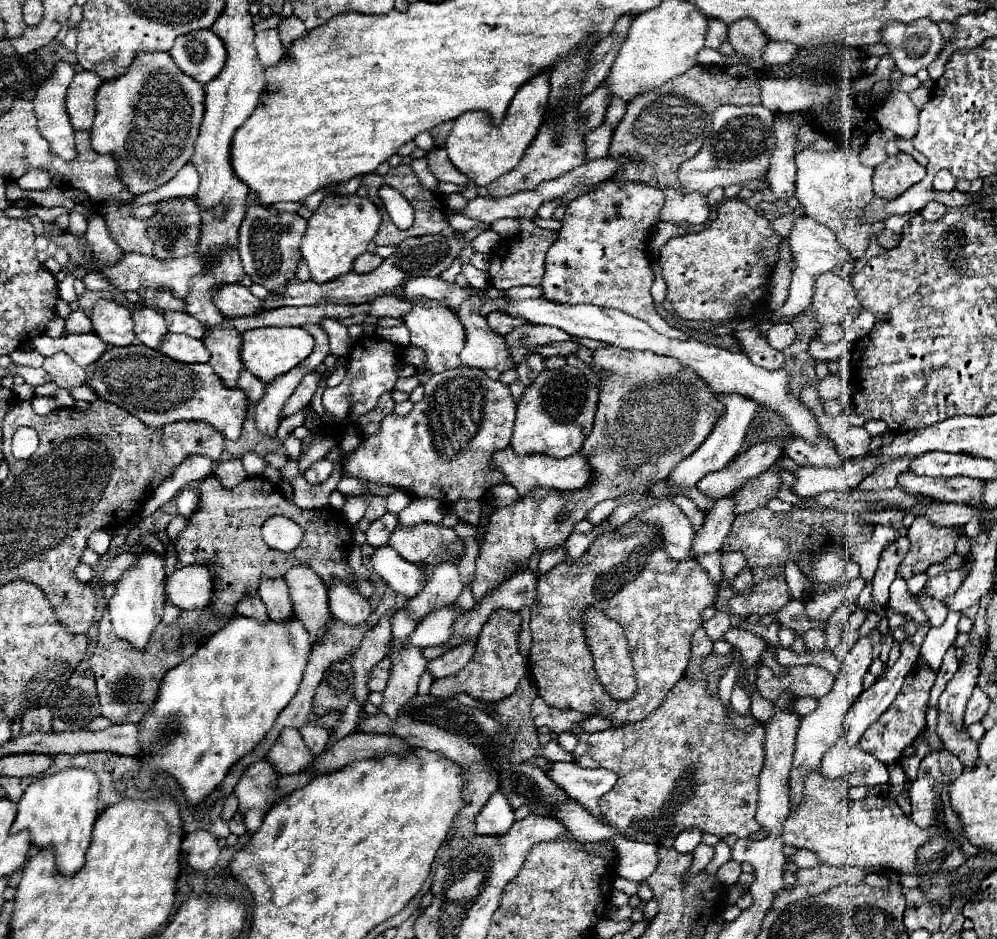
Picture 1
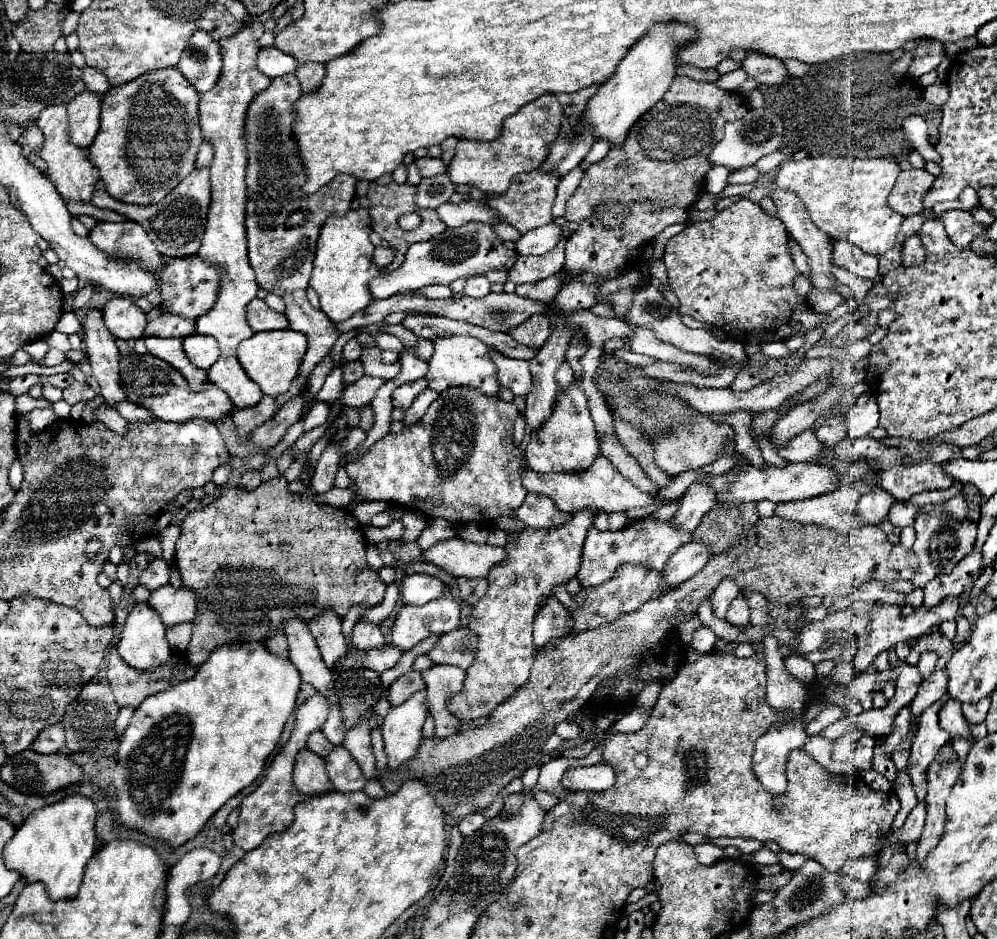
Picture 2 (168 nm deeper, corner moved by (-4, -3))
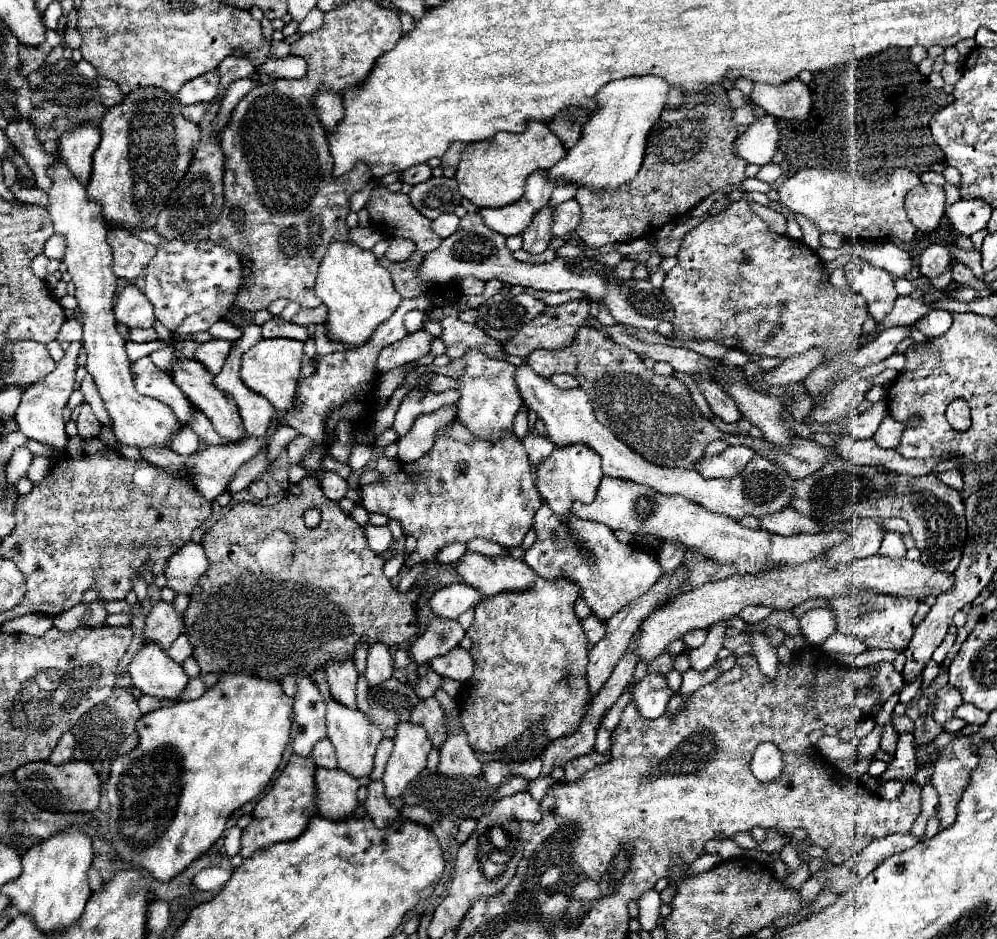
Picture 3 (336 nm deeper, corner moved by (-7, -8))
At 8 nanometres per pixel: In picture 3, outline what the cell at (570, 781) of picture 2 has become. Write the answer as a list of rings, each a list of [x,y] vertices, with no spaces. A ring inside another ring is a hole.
[[[592,752],[592,754],[586,754],[586,756],[580,756],[580,758],[574,758],[570,760],[566,766],[564,766],[564,772],[566,772],[566,782],[576,782],[580,776],[584,776],[588,770],[596,768],[600,762],[608,762],[610,760],[610,754],[598,754],[598,752]]]

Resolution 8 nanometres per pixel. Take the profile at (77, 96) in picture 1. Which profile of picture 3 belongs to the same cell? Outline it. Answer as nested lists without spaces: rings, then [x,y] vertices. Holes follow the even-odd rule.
[[[80,124],[80,128],[70,128],[68,132],[64,132],[64,136],[60,136],[58,144],[60,144],[62,160],[74,172],[74,176],[86,184],[90,178],[90,172],[92,172],[92,154],[100,144],[100,128],[96,128],[96,124]]]

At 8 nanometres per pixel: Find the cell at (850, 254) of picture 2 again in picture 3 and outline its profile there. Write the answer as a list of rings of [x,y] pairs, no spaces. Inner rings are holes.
[[[856,256],[844,266],[844,270],[852,288],[866,298],[868,312],[876,322],[880,322],[892,310],[894,300],[898,298],[896,290],[892,288],[892,276],[888,276],[888,272],[882,268],[872,268],[872,264]]]

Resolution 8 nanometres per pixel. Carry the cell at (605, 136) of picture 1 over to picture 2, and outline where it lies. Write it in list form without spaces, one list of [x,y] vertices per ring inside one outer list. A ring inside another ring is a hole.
[[[575,167],[569,175],[565,175],[559,181],[559,185],[557,185],[557,197],[555,197],[555,205],[553,205],[553,217],[563,217],[565,215],[565,203],[573,195],[573,191],[579,185],[583,173],[585,171],[581,167]]]

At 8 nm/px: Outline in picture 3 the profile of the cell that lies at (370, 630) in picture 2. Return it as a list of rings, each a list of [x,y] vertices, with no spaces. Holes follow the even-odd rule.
[[[376,642],[368,646],[368,662],[364,676],[370,686],[378,686],[382,680],[392,676],[392,652],[386,644]]]

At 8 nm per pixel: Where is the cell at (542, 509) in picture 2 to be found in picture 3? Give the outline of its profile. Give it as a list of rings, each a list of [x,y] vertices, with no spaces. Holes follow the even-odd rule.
[[[542,504],[536,510],[532,528],[536,532],[536,542],[526,550],[524,562],[538,576],[562,576],[578,582],[586,604],[600,620],[608,620],[630,600],[648,592],[648,588],[662,576],[662,566],[654,550],[644,548],[638,542],[620,542],[610,528],[604,528],[604,524],[580,520],[576,516],[564,524],[564,520],[560,520],[560,516],[556,516],[548,504]]]

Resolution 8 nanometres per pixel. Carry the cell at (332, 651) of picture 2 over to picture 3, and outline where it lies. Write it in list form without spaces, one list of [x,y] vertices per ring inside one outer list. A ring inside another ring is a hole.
[[[332,660],[332,664],[326,668],[326,676],[334,700],[348,708],[356,708],[358,672],[354,668],[354,660]]]

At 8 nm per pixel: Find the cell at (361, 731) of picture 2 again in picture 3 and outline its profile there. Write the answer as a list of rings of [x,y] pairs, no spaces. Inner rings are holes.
[[[370,780],[368,784],[368,798],[366,798],[366,812],[374,820],[378,828],[384,828],[398,820],[398,810],[388,804],[384,796],[382,780]]]

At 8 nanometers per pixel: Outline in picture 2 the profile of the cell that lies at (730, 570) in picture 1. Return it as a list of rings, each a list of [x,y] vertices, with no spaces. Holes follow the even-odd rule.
[[[723,579],[721,585],[715,589],[713,597],[711,597],[711,607],[713,607],[713,615],[717,619],[725,619],[727,615],[727,609],[731,605],[731,601],[739,595],[737,591],[737,585],[731,581],[731,579]]]

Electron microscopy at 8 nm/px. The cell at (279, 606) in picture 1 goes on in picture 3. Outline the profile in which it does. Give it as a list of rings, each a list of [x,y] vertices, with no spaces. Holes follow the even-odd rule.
[[[316,672],[312,674],[312,680],[316,682],[316,686],[320,688],[320,694],[324,696],[326,702],[326,728],[328,728],[328,740],[334,744],[336,748],[336,758],[338,758],[338,768],[348,772],[354,778],[360,776],[370,776],[372,766],[374,766],[374,752],[376,746],[382,740],[382,732],[378,726],[374,726],[360,710],[354,708],[344,708],[344,704],[336,704],[336,700],[332,700],[332,694],[328,692],[328,686],[324,684],[324,676],[326,672]]]

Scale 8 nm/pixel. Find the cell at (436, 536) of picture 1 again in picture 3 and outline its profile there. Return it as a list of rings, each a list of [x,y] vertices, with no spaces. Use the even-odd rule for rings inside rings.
[[[466,552],[454,568],[466,584],[476,588],[486,598],[508,590],[526,590],[536,580],[536,572],[524,560],[512,556]]]

